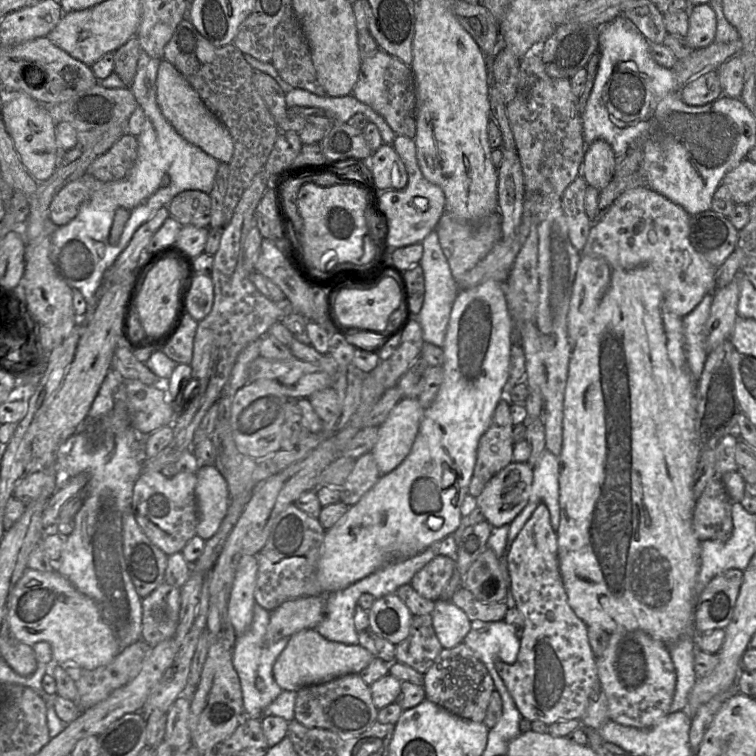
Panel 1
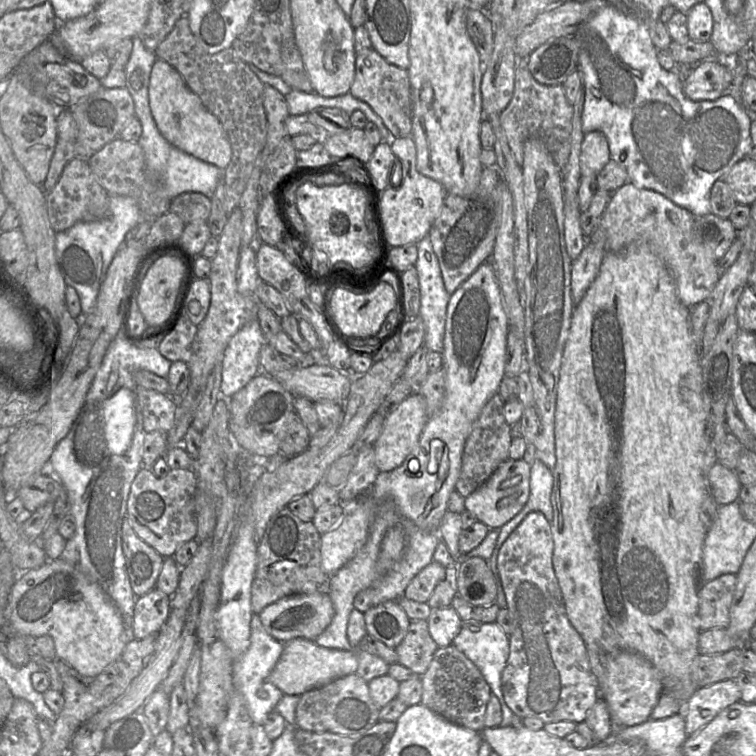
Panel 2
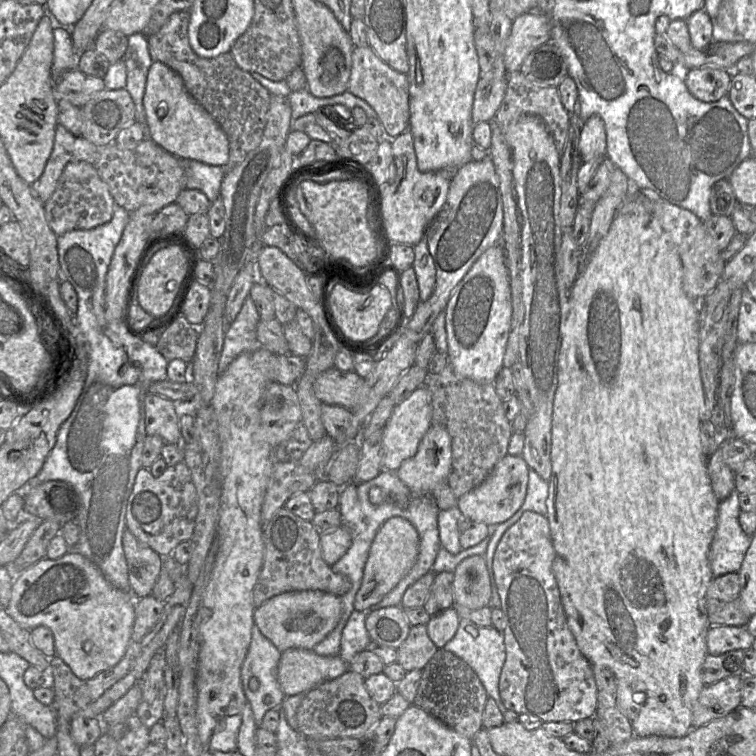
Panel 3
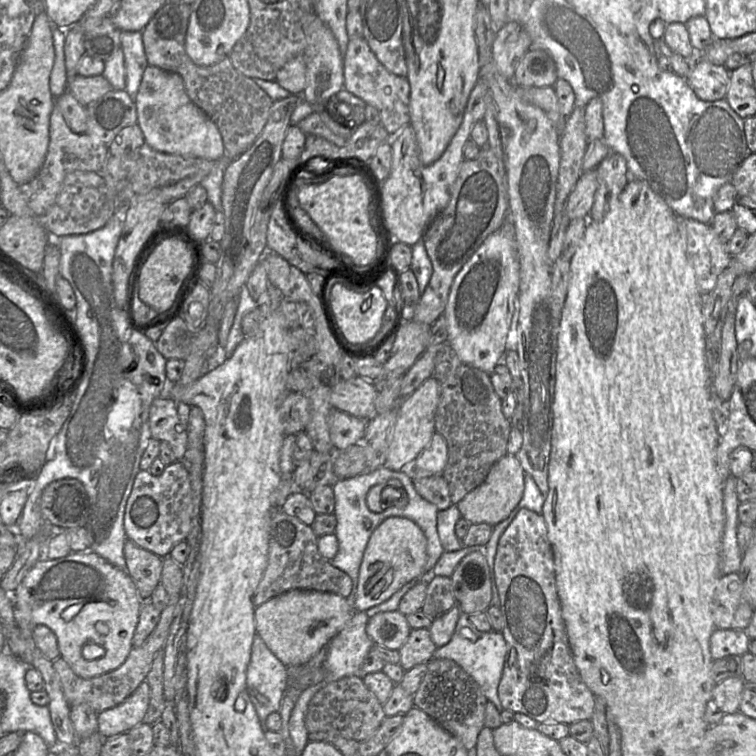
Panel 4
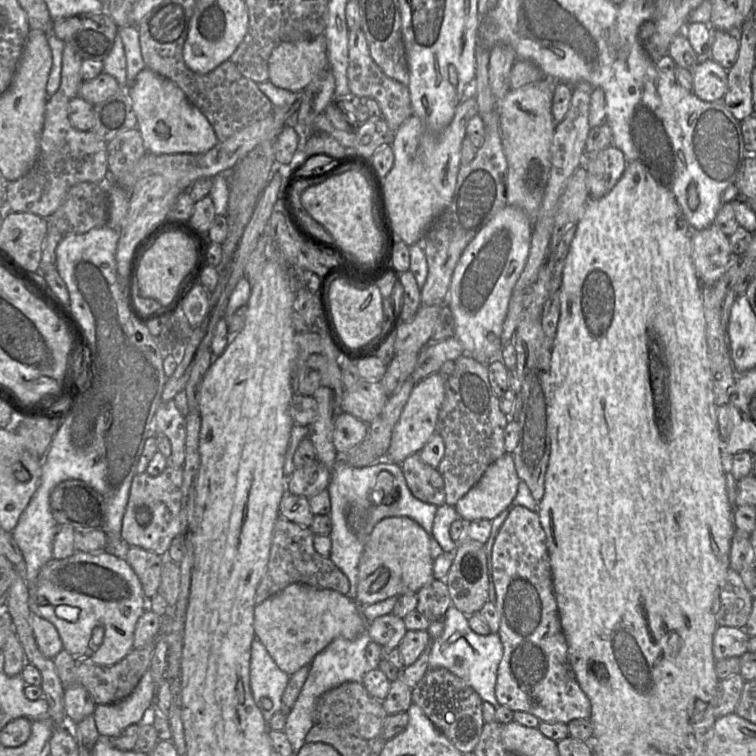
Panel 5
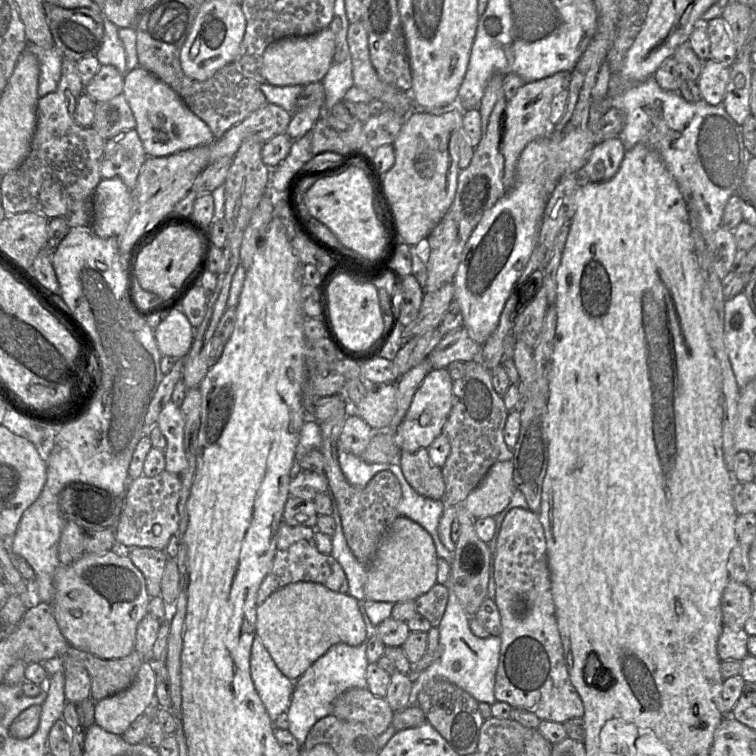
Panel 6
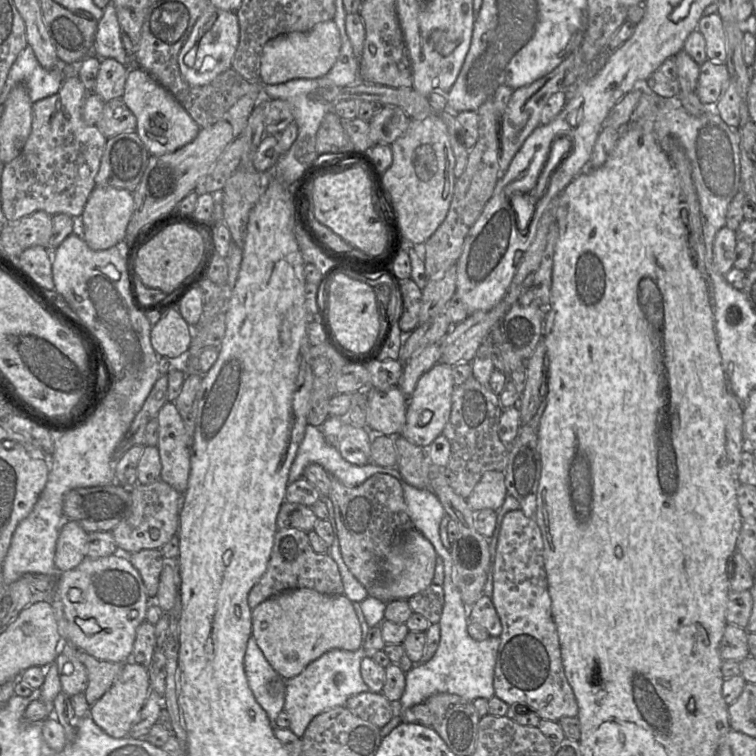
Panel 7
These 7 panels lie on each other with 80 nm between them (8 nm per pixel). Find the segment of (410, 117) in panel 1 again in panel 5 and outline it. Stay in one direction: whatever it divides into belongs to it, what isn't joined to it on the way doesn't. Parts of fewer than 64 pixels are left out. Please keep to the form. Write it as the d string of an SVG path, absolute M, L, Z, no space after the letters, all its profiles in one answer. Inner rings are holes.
M350 30L348 35L348 87L351 95L372 98L379 104L382 117L392 130L397 130L412 113L408 86L388 77L372 59L363 30Z

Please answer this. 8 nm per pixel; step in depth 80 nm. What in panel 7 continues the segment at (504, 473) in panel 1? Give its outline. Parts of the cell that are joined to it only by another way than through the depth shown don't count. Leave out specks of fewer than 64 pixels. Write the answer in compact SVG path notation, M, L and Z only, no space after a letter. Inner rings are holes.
M488 471L482 475L466 501L474 512L482 509L497 511L504 503L506 496L504 472Z

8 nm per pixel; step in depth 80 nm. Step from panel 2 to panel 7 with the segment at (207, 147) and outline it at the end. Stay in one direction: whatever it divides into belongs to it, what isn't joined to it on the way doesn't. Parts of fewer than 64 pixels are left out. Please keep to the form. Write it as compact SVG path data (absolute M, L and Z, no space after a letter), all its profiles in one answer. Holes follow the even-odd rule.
M138 66L128 71L122 100L136 118L136 134L150 155L175 152L192 142L200 131L199 125L183 106L151 75Z

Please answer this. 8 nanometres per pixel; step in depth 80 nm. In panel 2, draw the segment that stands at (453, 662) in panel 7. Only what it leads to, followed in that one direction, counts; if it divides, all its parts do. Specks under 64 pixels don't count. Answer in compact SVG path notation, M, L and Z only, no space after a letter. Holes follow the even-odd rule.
M467 620L463 621L462 628L454 638L452 645L478 667L490 686L491 692L499 699L502 709L502 721L499 726L510 726L514 713L505 703L501 689L501 674L506 666L510 652L509 635L496 622L483 623L476 620Z

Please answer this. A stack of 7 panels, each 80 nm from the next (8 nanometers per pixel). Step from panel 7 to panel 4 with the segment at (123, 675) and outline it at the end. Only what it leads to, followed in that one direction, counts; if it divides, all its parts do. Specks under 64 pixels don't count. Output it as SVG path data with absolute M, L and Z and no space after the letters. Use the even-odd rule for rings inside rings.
M144 680L122 703L99 712L98 732L103 739L127 733L128 730L143 722L149 705L149 694L149 685Z

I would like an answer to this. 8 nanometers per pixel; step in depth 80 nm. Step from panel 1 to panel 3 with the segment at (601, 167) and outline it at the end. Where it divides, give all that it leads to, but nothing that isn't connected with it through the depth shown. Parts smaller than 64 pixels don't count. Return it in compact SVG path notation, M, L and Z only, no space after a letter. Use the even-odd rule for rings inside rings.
M598 115L590 116L582 125L578 150L583 162L606 156L606 132L604 121Z

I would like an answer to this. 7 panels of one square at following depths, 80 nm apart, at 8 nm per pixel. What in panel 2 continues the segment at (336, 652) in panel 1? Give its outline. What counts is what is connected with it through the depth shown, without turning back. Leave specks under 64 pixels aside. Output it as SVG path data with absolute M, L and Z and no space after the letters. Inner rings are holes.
M295 638L284 644L283 652L275 664L269 681L287 695L301 696L343 676L355 673L358 668L356 650L339 650L319 646L315 641Z

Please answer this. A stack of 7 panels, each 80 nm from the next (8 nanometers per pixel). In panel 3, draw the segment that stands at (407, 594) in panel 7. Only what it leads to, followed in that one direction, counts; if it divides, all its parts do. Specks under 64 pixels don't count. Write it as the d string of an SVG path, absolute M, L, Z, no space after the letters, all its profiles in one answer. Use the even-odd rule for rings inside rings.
M392 517L380 527L369 551L361 587L355 597L354 610L369 612L408 574L417 560L419 543L415 526L403 517Z

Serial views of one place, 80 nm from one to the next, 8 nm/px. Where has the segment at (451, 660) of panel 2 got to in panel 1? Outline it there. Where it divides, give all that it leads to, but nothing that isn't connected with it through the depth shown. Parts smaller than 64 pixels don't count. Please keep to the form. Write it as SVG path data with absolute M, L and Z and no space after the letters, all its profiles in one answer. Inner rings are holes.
M464 643L443 648L424 674L424 691L429 700L445 710L474 722L483 722L495 685L484 663Z

